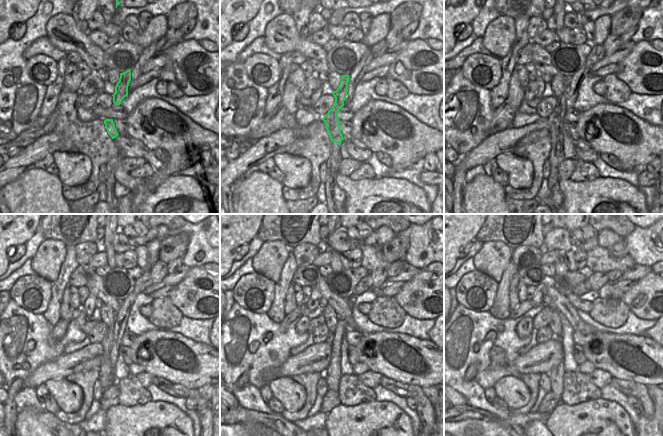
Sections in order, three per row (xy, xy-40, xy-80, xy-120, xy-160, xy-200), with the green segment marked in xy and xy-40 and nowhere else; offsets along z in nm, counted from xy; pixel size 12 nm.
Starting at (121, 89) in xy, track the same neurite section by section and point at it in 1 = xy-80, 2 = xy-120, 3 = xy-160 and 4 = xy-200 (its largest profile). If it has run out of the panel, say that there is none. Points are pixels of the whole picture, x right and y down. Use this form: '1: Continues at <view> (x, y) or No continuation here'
1: Continues at xy-80 (556, 121)
2: Continues at xy-120 (109, 343)
3: Continues at xy-160 (332, 374)
4: Continues at xy-200 (556, 374)

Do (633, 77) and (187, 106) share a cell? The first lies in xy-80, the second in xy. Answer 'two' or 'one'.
two

